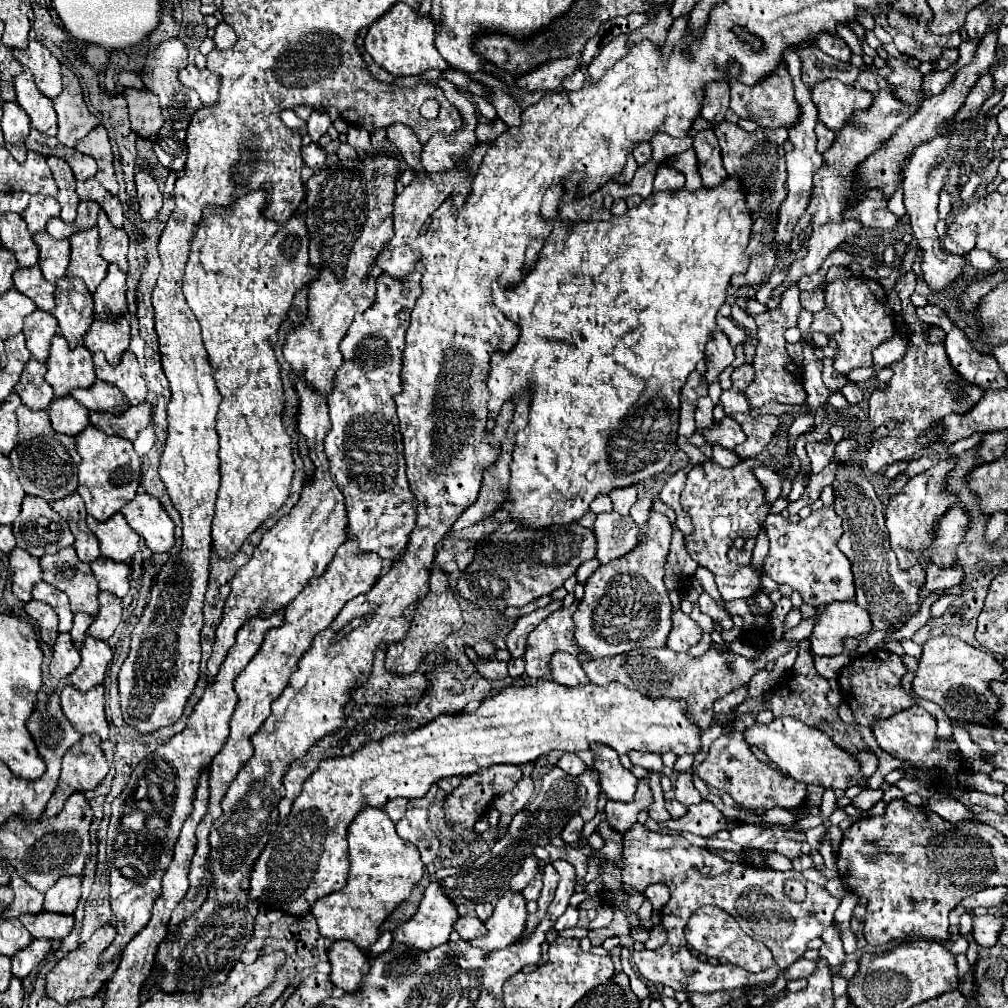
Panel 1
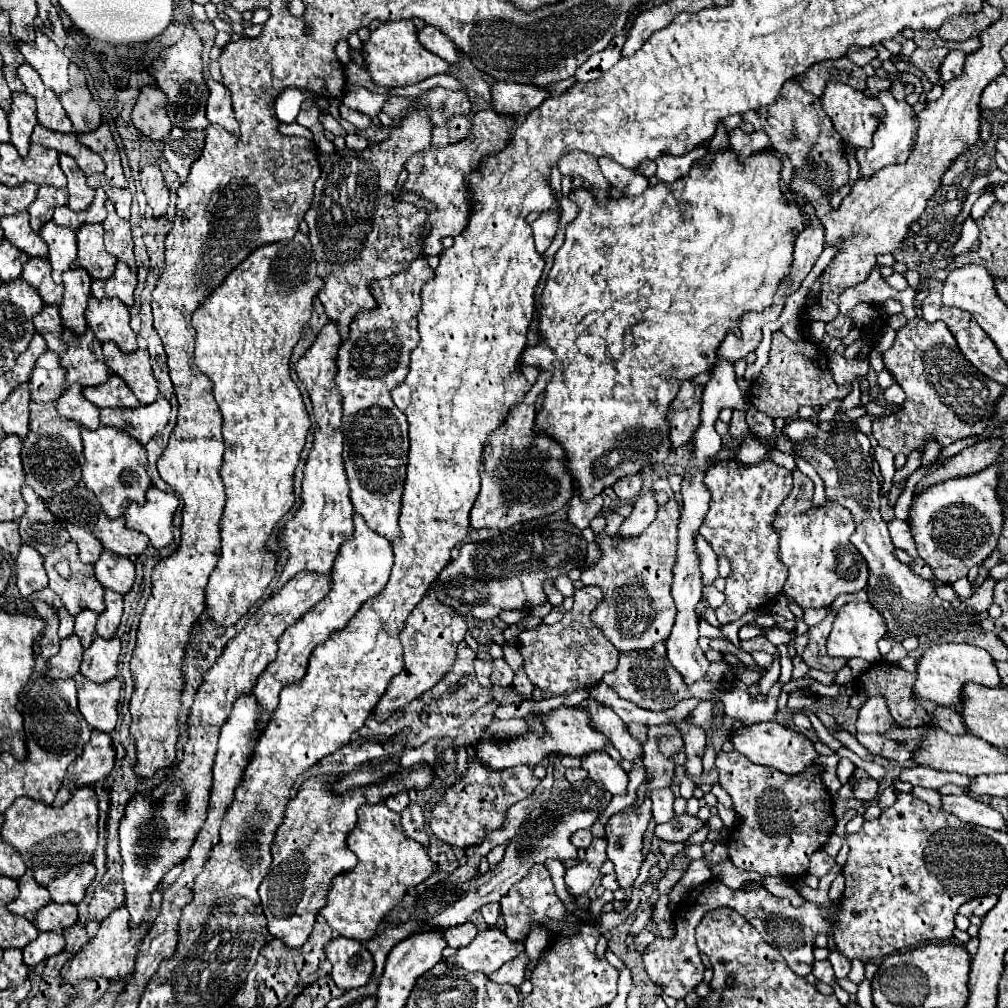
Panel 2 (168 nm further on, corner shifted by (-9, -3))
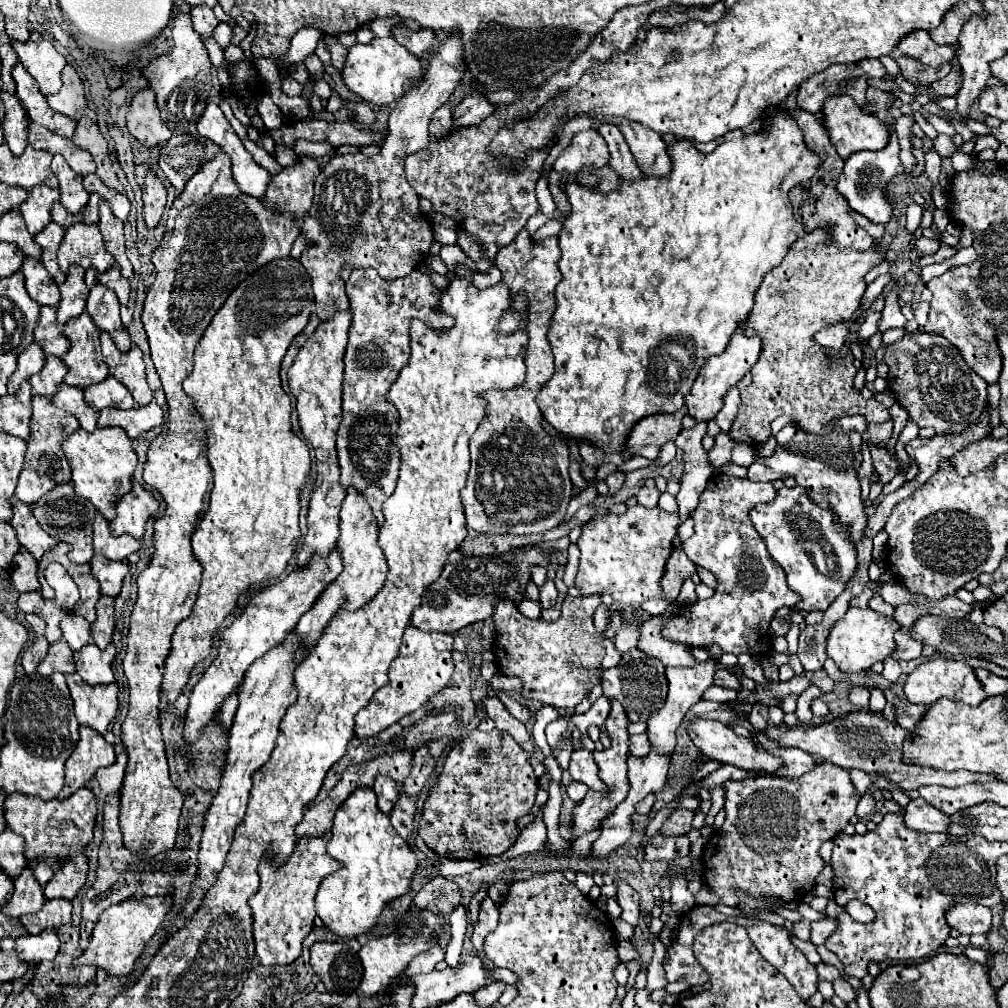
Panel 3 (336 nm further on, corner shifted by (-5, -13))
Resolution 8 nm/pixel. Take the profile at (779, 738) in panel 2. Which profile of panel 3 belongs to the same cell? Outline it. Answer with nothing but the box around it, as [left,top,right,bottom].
[686,717,782,773]

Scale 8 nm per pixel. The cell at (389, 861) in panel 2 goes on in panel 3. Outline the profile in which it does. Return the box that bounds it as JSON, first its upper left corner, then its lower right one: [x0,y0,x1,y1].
[316,787,416,937]

